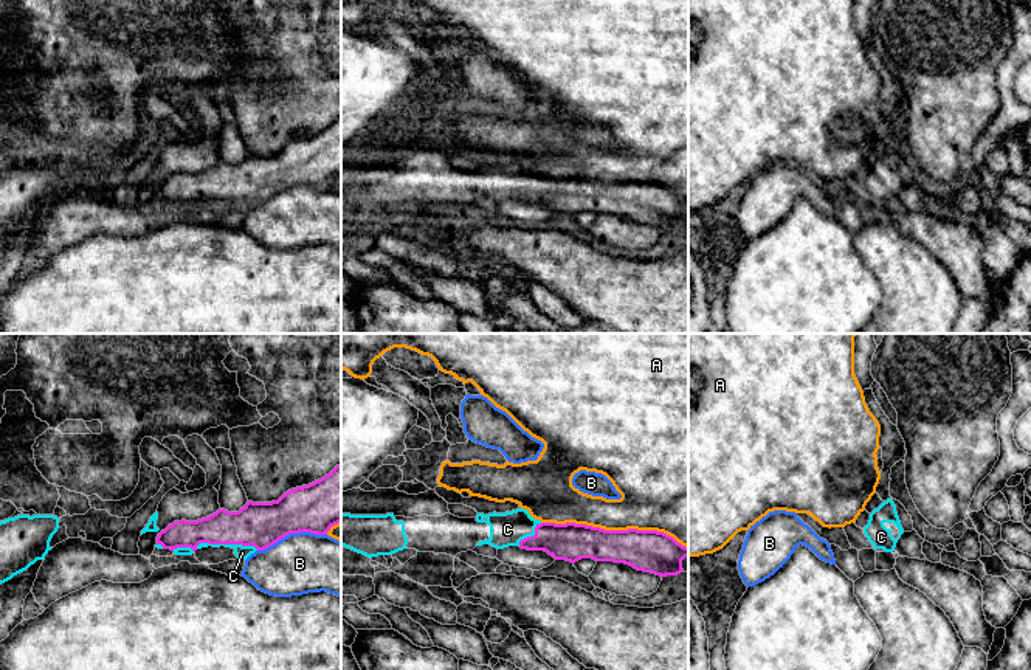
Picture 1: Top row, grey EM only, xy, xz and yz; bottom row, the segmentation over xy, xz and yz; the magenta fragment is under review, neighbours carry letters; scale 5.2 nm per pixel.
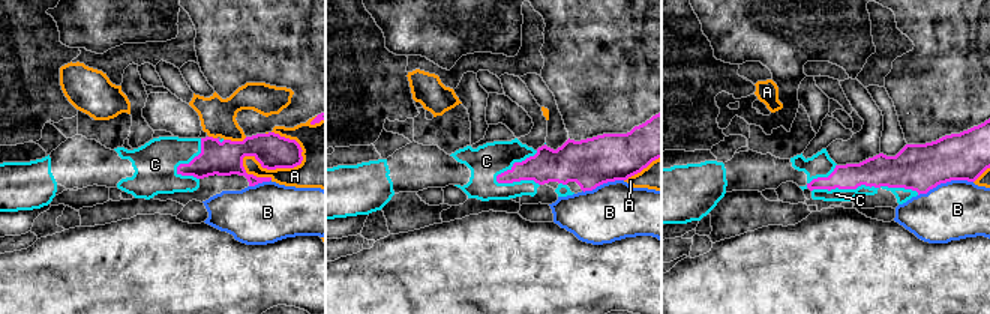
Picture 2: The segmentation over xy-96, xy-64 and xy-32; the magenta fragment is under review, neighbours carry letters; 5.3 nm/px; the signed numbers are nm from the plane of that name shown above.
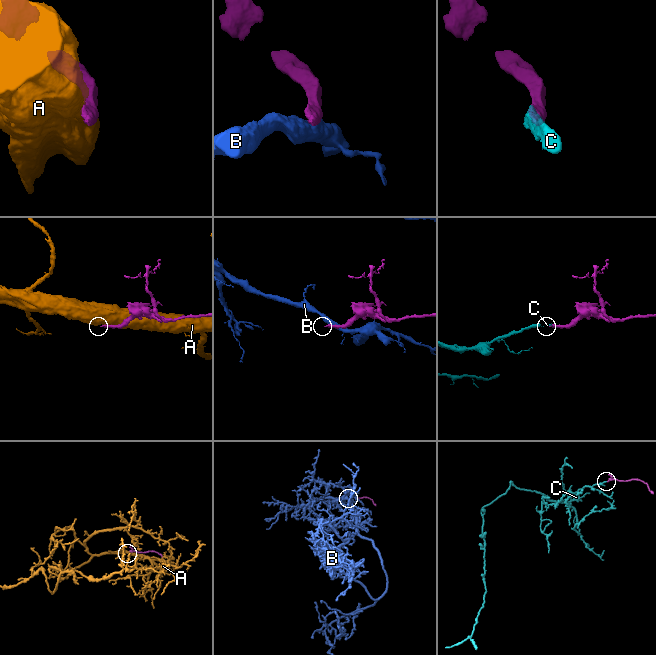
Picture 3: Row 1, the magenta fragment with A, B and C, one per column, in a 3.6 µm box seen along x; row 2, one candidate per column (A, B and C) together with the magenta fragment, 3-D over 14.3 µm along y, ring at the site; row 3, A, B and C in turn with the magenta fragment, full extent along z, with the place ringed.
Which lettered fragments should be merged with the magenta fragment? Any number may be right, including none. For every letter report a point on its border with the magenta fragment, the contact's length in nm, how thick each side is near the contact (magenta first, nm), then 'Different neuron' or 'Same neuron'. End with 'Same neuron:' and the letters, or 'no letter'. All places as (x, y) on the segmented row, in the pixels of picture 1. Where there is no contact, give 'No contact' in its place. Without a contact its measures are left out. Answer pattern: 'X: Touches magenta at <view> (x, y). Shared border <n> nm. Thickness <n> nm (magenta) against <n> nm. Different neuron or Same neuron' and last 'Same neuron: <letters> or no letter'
A: Touches magenta at xz (614, 531). Shared border 750 nm. Thickness 220 nm (magenta) against 320 nm. Different neuron
B: Touches magenta at xy (292, 532). Shared border 380 nm. Thickness 260 nm (magenta) against 320 nm. Different neuron
C: Touches magenta at xy (227, 543). Shared border 320 nm. Thickness 240 nm (magenta) against 70 nm. Same neuron
Same neuron: C

